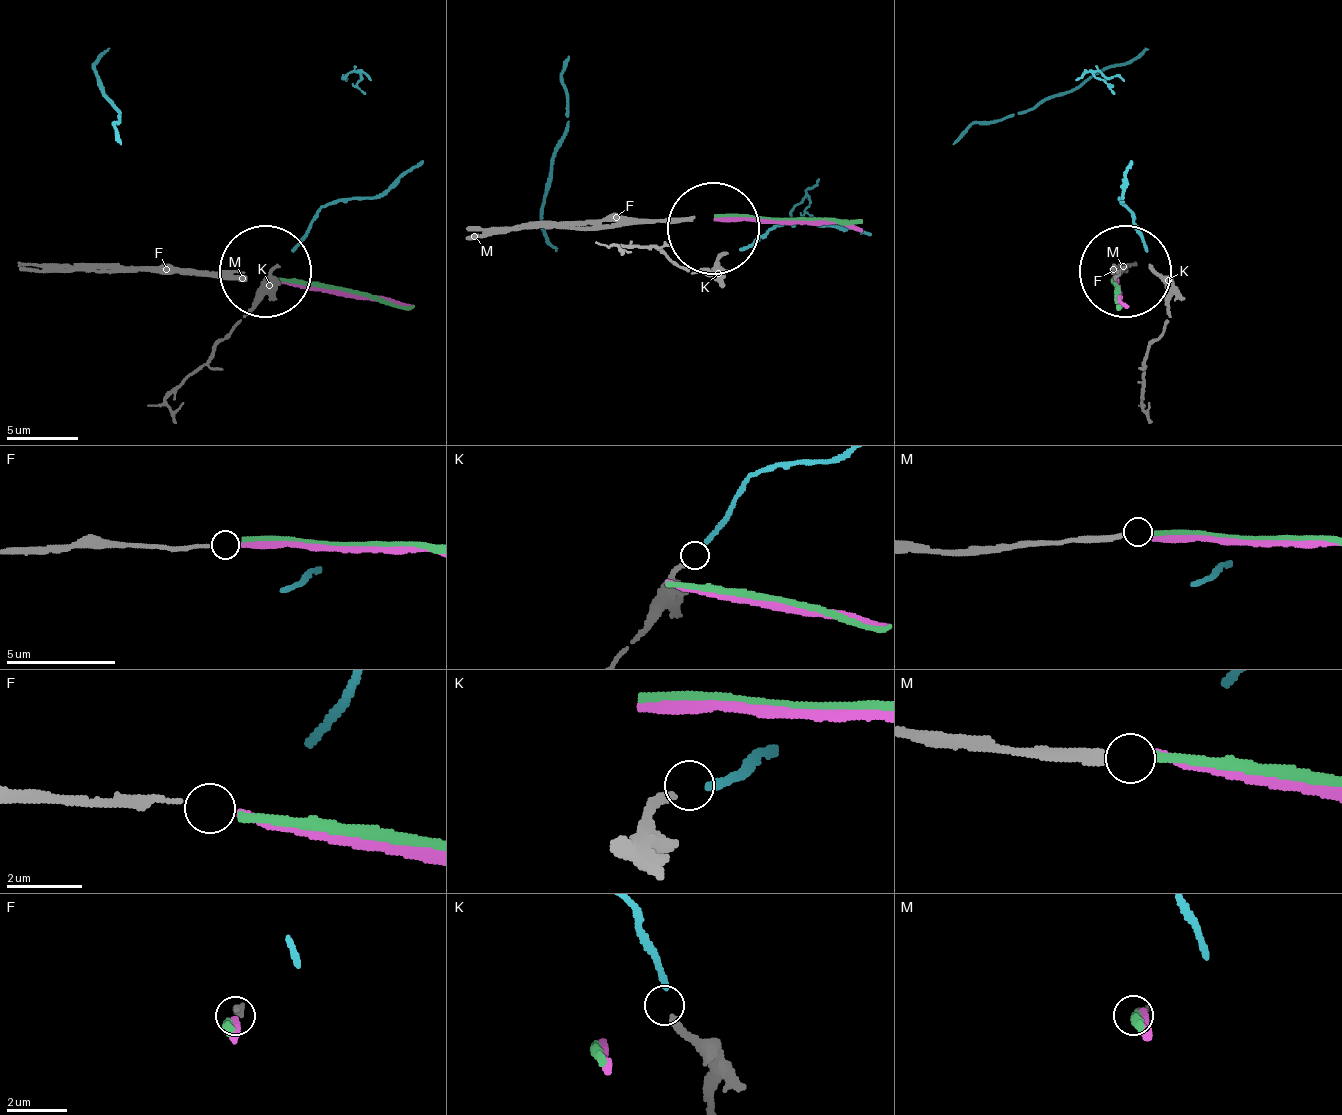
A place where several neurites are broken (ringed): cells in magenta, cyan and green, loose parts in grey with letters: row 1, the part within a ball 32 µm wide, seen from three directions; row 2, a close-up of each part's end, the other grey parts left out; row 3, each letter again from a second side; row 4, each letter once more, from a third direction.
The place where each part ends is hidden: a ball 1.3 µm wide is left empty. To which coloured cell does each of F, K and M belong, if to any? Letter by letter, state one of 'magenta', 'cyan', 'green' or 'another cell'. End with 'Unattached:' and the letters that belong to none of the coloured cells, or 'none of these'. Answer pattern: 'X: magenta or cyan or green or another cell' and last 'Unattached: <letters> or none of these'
F: magenta
K: cyan
M: green
Unattached: none of these

